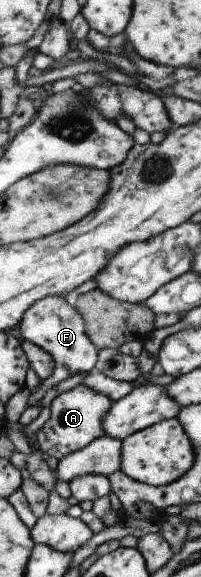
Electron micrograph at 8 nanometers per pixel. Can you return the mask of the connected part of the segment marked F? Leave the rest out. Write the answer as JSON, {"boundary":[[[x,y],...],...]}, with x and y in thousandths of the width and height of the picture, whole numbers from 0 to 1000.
{"boundary":[[[239,513],[179,523],[119,544],[114,556],[90,563],[80,577],[109,589],[139,589],[224,605],[279,629],[269,646],[239,657],[199,659],[199,669],[159,679],[139,702],[189,700],[244,674],[358,653],[368,648],[448,648],[478,641],[493,627],[493,607],[433,579],[433,556],[383,539],[373,529],[348,529],[318,513]]]}

